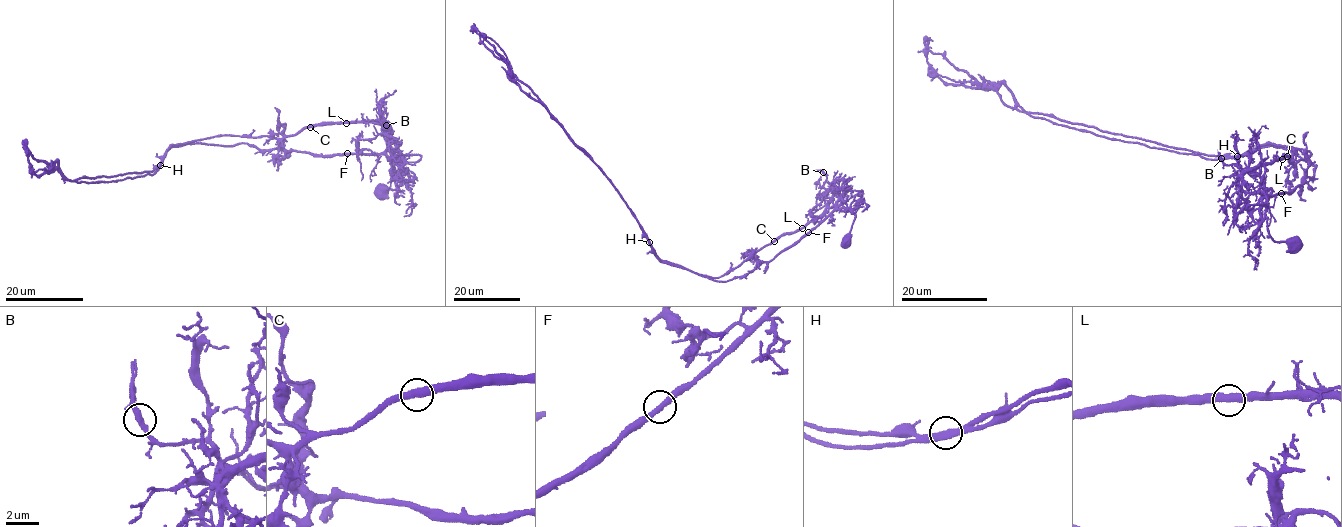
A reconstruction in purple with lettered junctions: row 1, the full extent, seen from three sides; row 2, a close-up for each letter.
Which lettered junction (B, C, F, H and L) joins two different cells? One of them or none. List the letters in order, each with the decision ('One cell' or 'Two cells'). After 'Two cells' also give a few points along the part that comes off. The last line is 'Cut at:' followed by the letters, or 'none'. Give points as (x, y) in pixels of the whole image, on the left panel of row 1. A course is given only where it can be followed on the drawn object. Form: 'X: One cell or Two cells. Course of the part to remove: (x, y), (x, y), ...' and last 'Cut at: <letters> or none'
B: One cell
C: One cell
F: One cell
H: Two cells. Course of the part to remove: (160, 165), (172, 145), (233, 135), (281, 139), (320, 123), (357, 122), (385, 126), (395, 175), (397, 161)
L: One cell
Cut at: H

